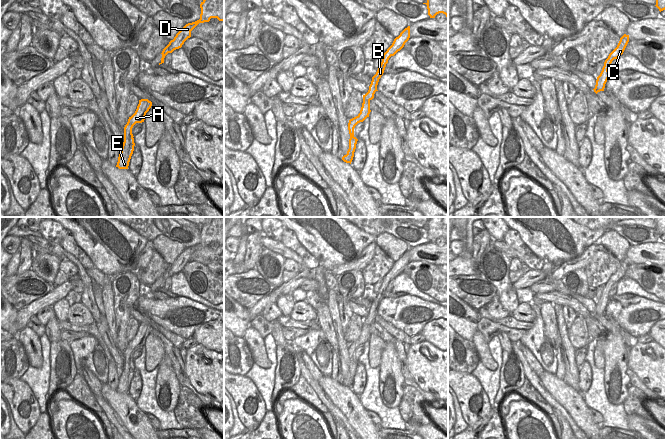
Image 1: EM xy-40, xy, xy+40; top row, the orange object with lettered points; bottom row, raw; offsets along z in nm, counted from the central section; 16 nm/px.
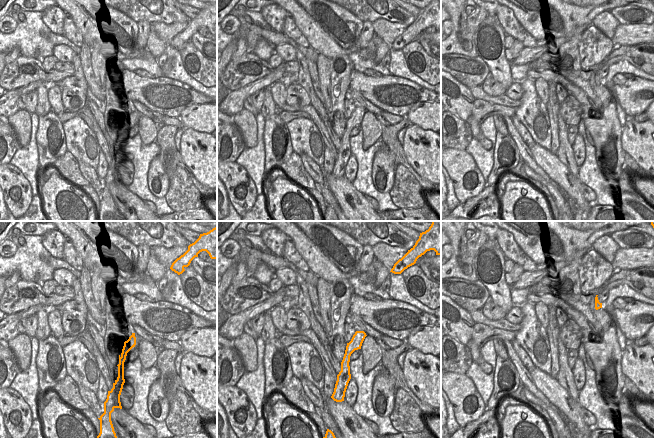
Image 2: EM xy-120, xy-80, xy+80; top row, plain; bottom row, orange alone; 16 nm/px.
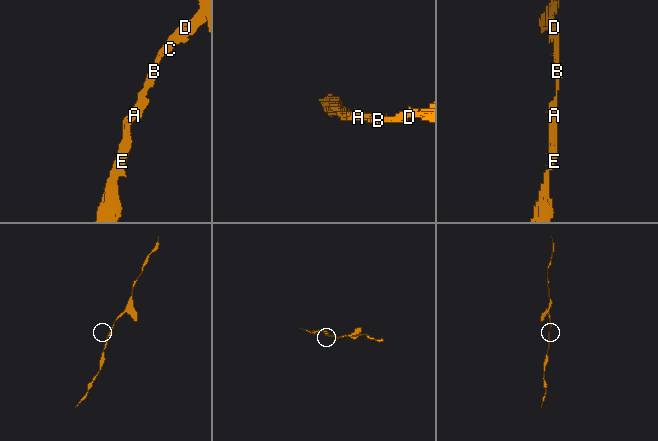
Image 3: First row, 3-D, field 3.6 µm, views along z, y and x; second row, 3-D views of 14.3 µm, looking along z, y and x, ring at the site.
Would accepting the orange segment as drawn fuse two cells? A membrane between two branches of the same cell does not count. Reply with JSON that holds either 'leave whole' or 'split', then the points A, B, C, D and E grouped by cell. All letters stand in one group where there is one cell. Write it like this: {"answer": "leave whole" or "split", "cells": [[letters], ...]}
{"answer": "leave whole", "cells": [["A", "B", "C", "D", "E"]]}

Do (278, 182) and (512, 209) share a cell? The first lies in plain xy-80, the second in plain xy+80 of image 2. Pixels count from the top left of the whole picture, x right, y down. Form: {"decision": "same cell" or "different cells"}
{"decision": "same cell"}

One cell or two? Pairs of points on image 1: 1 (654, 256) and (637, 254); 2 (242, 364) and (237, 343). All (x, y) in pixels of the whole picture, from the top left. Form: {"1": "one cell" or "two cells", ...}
{"1": "one cell", "2": "one cell"}

